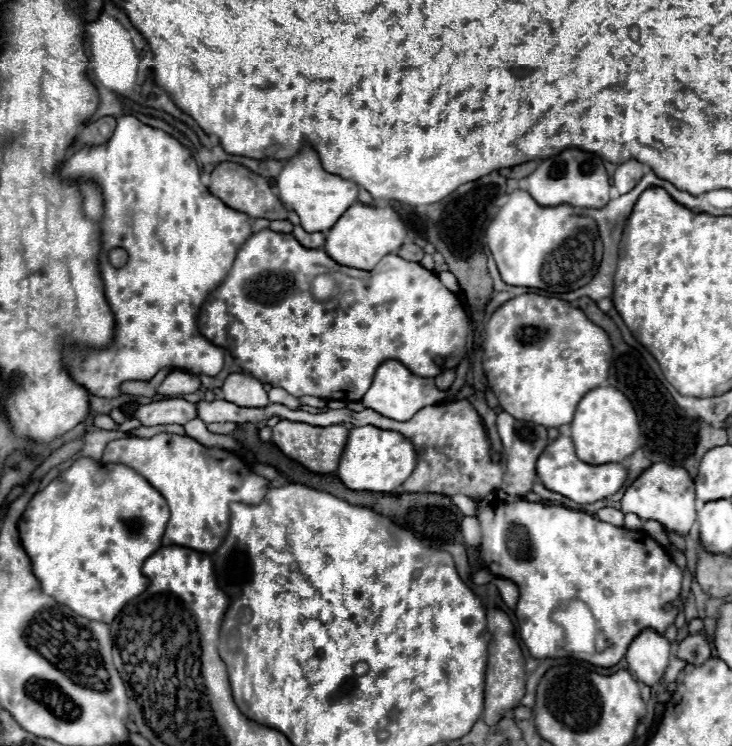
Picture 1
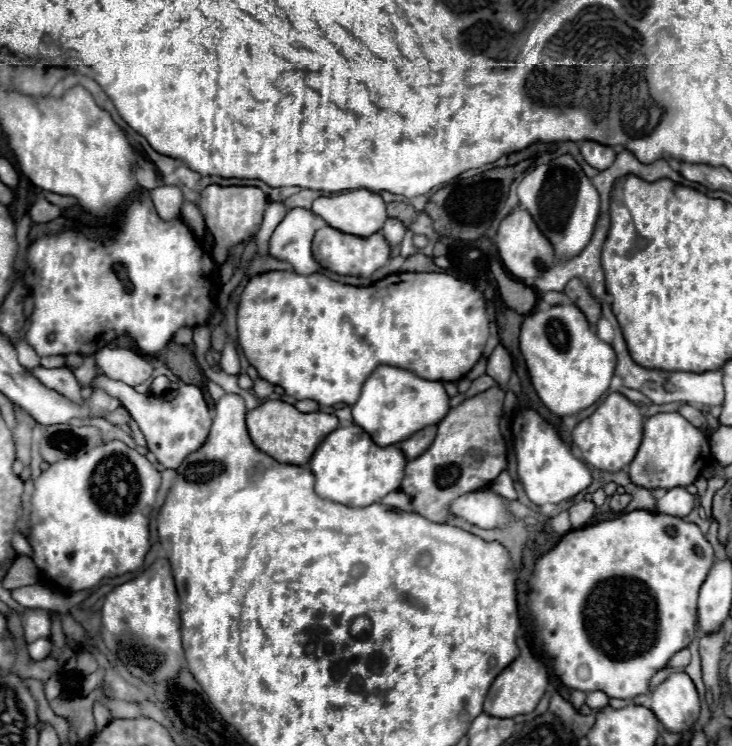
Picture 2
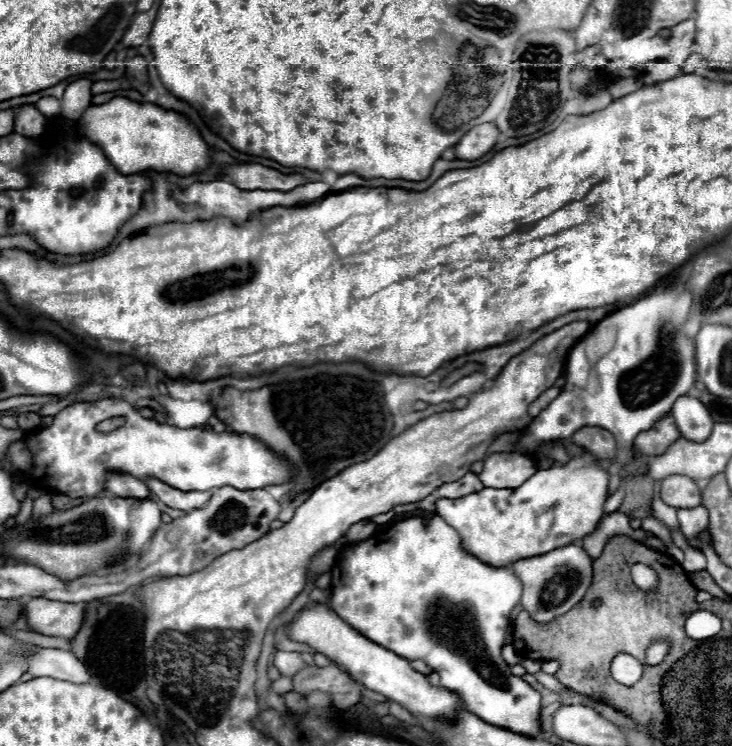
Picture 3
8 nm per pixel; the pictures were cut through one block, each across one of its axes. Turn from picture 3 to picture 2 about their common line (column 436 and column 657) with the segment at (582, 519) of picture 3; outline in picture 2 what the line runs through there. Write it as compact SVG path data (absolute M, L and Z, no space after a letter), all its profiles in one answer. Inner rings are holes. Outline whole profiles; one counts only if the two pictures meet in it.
M672 488L662 498L658 498L654 512L664 516L684 518L694 508L694 494L688 494L684 488Z

